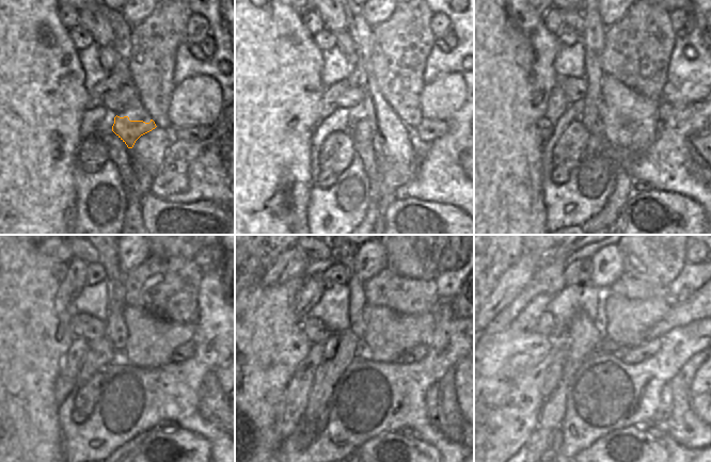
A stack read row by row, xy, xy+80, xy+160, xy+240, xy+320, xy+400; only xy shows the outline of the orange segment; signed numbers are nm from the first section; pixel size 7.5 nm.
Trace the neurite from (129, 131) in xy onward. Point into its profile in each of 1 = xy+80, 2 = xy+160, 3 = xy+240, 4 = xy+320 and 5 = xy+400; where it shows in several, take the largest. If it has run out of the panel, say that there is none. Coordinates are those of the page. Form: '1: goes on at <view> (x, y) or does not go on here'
1: goes on at xy+80 (378, 128)
2: goes on at xy+160 (622, 108)
3: goes on at xy+240 (151, 341)
4: goes on at xy+320 (389, 334)
5: goes on at xy+400 (628, 321)

